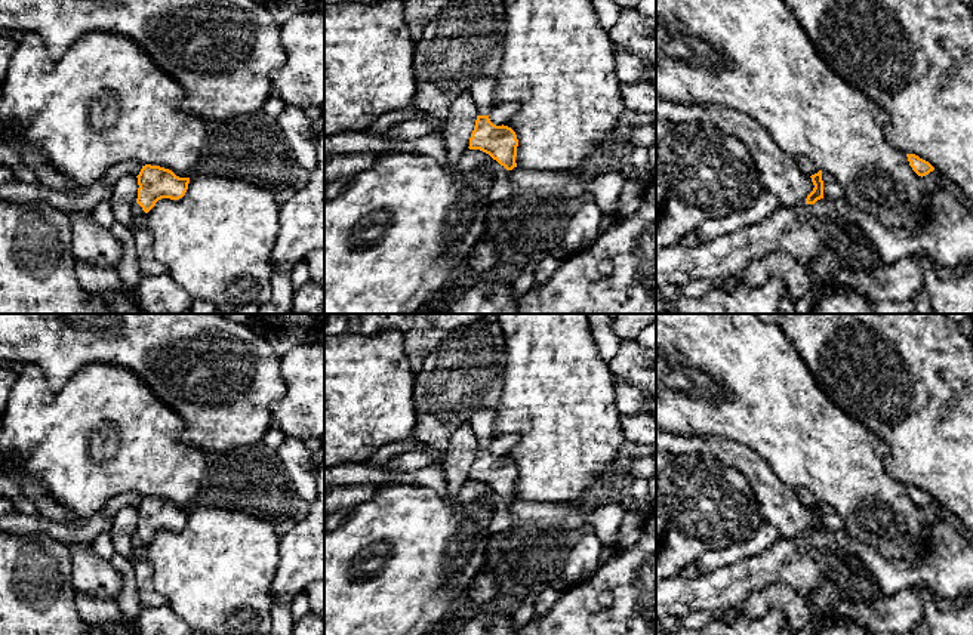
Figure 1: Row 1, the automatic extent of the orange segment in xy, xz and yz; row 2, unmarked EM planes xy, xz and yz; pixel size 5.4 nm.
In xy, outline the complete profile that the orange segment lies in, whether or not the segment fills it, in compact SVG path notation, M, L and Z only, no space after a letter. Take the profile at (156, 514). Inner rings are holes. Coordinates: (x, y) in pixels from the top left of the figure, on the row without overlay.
M151 496L142 497L136 509L139 517L136 534L145 545L161 530L182 530L190 515L190 509L179 509L169 500Z

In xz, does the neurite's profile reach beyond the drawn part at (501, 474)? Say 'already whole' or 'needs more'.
already whole

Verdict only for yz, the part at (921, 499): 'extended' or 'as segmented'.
as segmented

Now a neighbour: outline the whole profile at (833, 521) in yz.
M822 503L822 512L823 512L823 530L826 531L846 530L844 518L840 517L829 505Z

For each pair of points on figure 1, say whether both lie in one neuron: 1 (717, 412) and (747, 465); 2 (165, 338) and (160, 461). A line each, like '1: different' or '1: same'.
1: different
2: different

